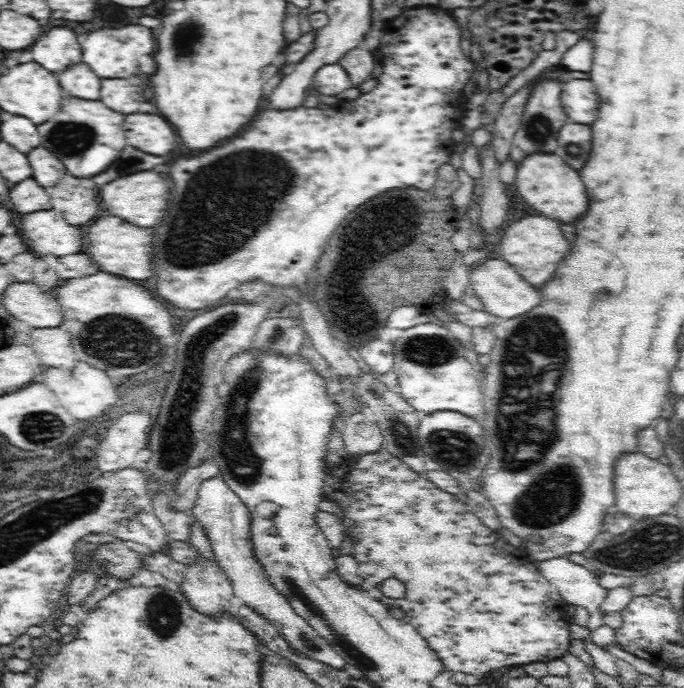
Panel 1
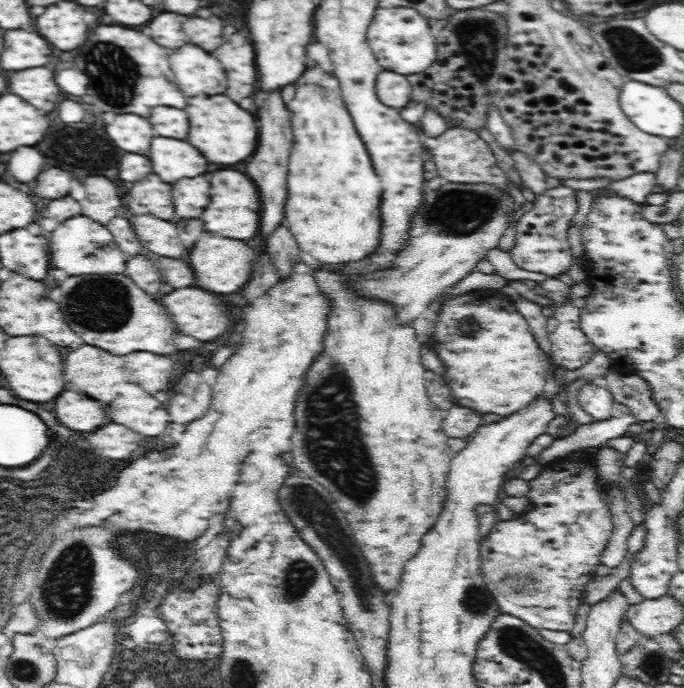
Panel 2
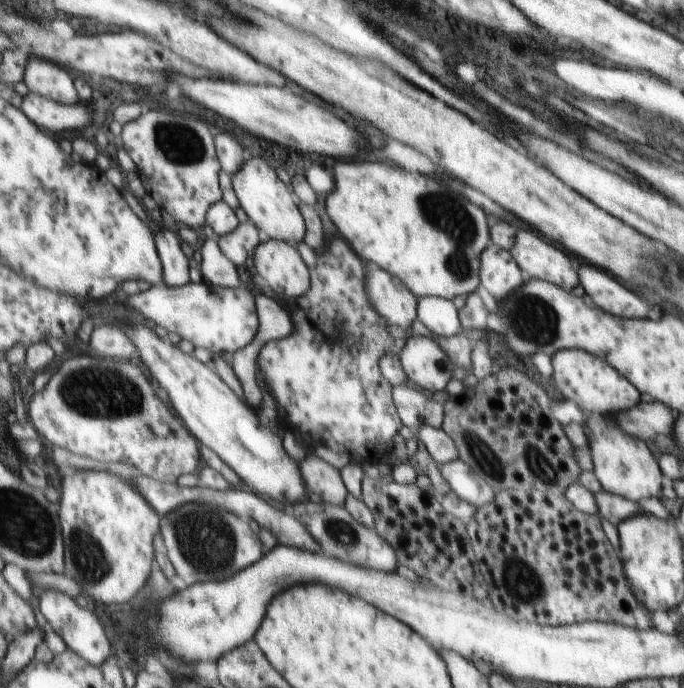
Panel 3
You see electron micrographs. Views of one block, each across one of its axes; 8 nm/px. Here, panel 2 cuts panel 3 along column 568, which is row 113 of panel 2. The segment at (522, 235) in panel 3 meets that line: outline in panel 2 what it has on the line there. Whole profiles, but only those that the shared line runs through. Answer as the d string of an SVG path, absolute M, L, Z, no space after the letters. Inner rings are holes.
M280 92L256 94L256 96L272 96L272 98L266 100L266 104L258 108L260 142L254 156L246 162L246 174L254 180L254 184L260 190L262 234L270 236L282 224L282 218L284 218L282 208L286 204L286 160L290 158L290 150L292 150L292 126L290 126L290 112L286 110L282 102Z

